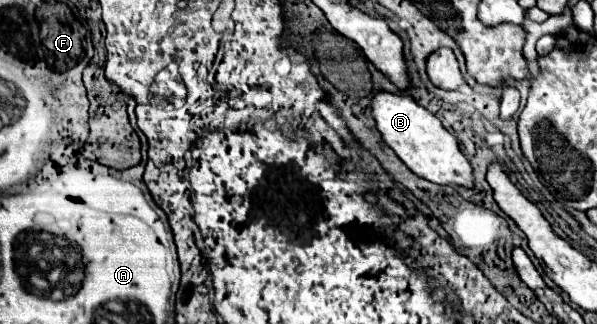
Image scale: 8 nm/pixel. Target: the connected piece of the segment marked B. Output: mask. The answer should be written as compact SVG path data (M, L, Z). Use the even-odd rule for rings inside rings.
M380 92L372 98L372 112L384 142L396 152L396 156L420 178L438 186L462 186L474 188L474 170L468 158L460 152L458 140L450 134L442 122L414 102L408 94Z

